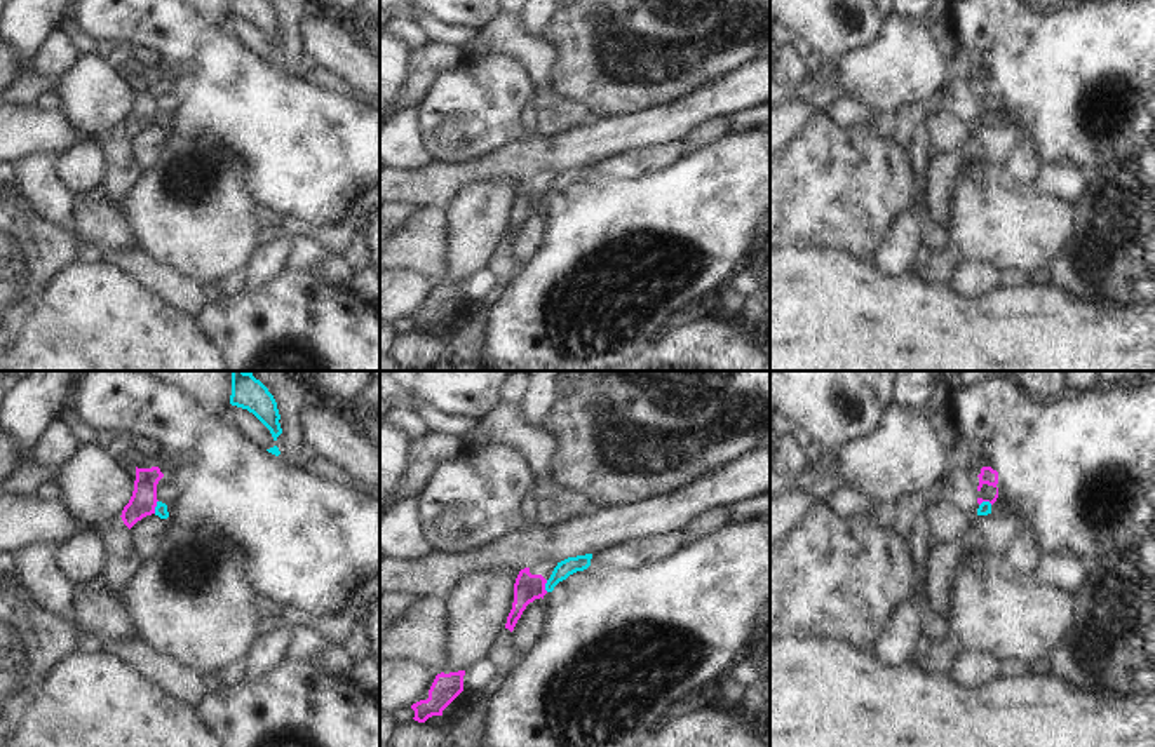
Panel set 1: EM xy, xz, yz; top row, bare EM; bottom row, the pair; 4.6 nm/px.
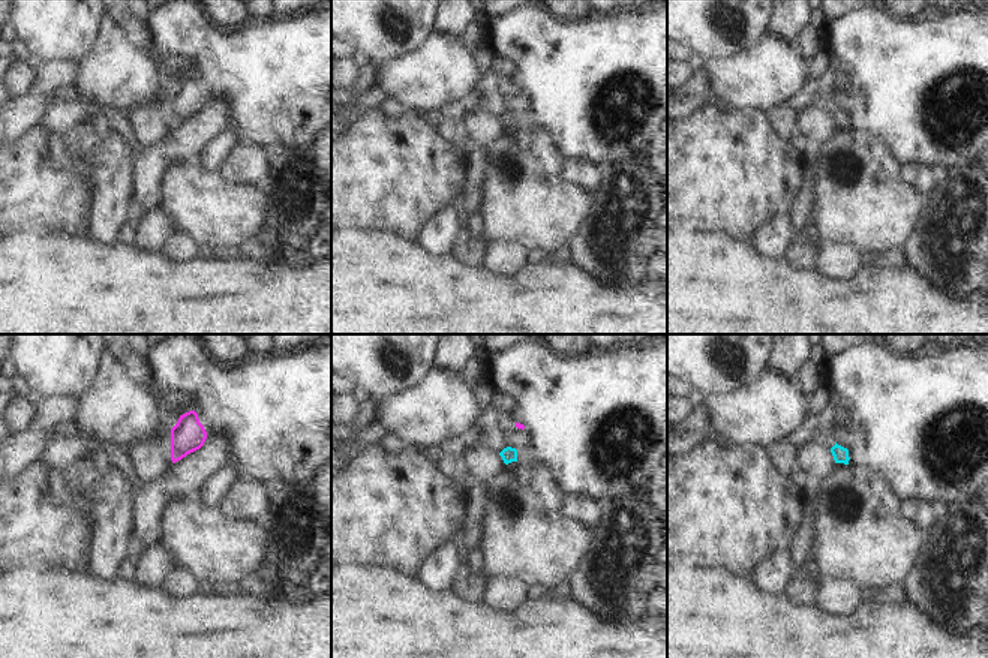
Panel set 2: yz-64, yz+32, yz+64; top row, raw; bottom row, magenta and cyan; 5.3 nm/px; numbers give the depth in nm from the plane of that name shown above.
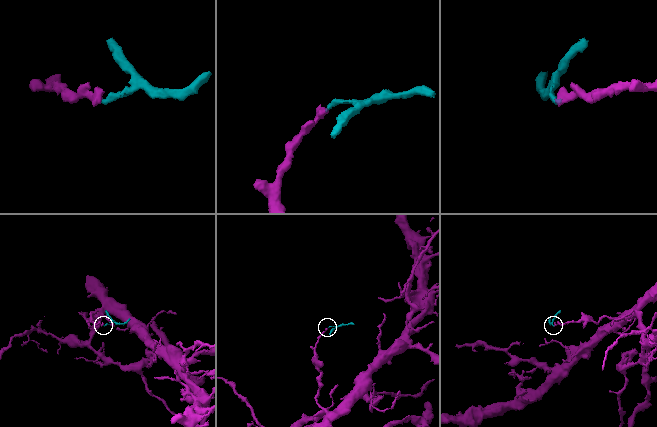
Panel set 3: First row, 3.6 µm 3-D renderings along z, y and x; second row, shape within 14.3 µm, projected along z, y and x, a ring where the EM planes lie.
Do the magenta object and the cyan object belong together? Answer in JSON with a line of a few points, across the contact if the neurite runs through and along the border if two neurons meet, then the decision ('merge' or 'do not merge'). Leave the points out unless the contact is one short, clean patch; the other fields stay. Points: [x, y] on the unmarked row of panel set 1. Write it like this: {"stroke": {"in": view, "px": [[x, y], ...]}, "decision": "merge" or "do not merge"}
{"stroke": {"in": "xy", "px": [[157, 110], [154, 122]]}, "decision": "do not merge"}

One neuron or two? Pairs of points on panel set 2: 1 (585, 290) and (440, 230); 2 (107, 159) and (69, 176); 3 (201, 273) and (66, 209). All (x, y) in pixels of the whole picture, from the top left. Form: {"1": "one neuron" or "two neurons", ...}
{"1": "two neurons", "2": "two neurons", "3": "two neurons"}

